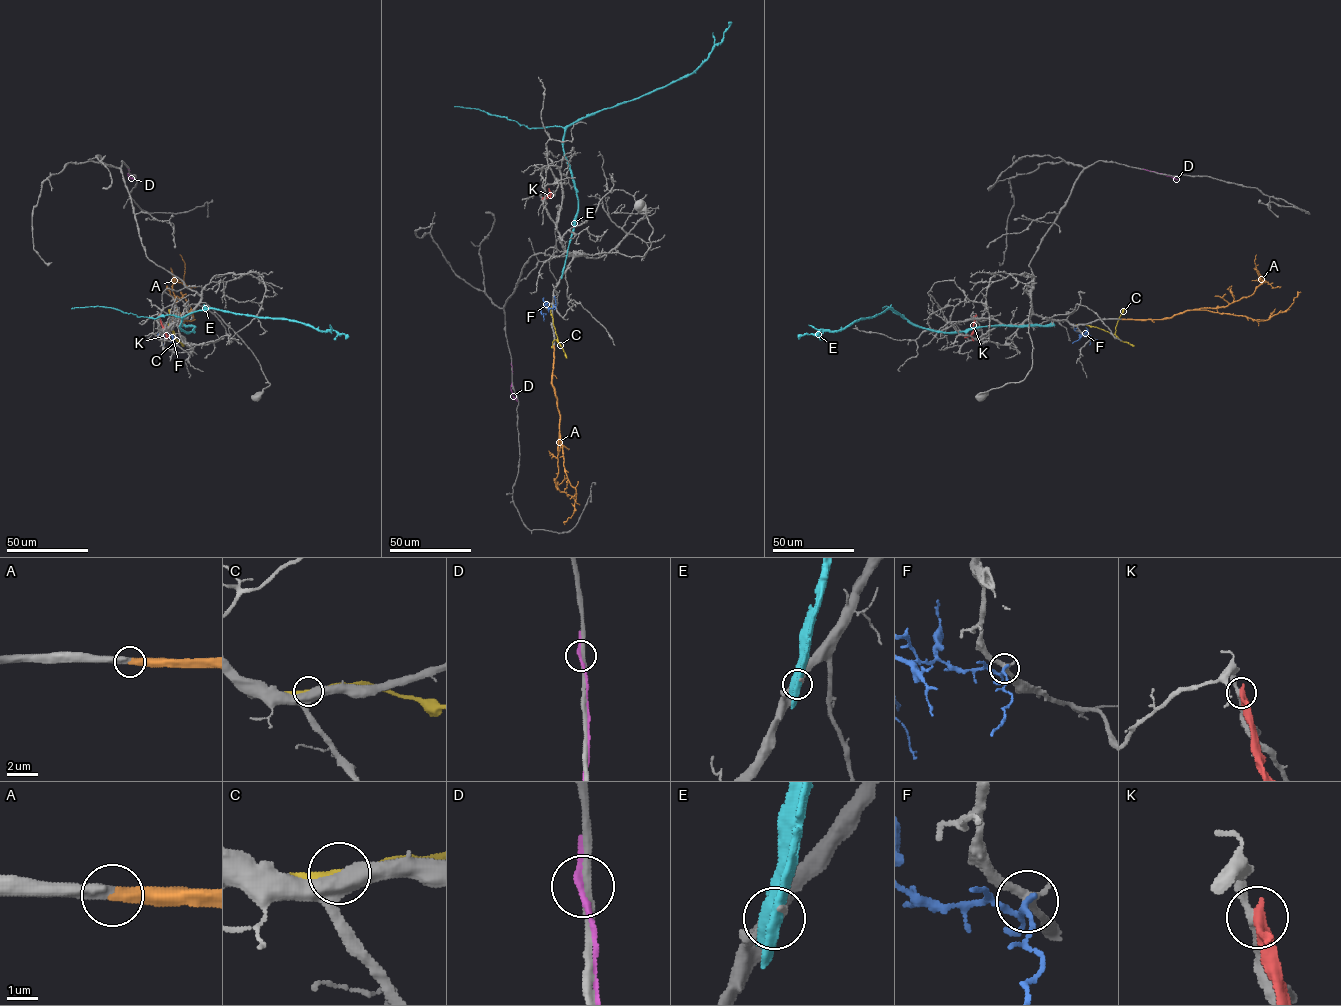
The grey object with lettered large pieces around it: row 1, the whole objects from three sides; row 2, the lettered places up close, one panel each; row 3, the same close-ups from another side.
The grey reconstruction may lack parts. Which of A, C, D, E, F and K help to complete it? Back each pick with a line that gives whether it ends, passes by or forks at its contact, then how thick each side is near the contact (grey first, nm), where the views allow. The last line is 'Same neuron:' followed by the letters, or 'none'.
A: It ends there. Thickness 480 nm (grey) against 460 nm
Same neuron: A

